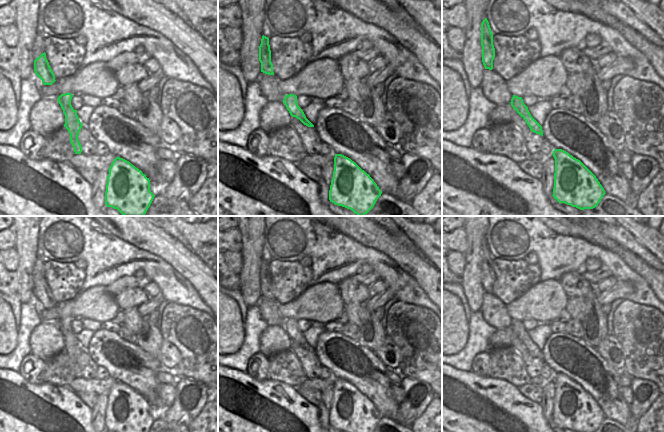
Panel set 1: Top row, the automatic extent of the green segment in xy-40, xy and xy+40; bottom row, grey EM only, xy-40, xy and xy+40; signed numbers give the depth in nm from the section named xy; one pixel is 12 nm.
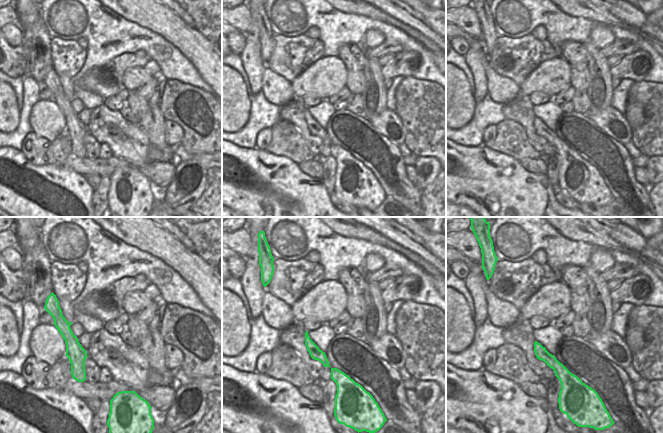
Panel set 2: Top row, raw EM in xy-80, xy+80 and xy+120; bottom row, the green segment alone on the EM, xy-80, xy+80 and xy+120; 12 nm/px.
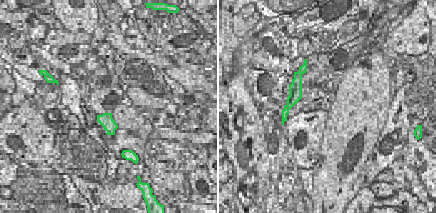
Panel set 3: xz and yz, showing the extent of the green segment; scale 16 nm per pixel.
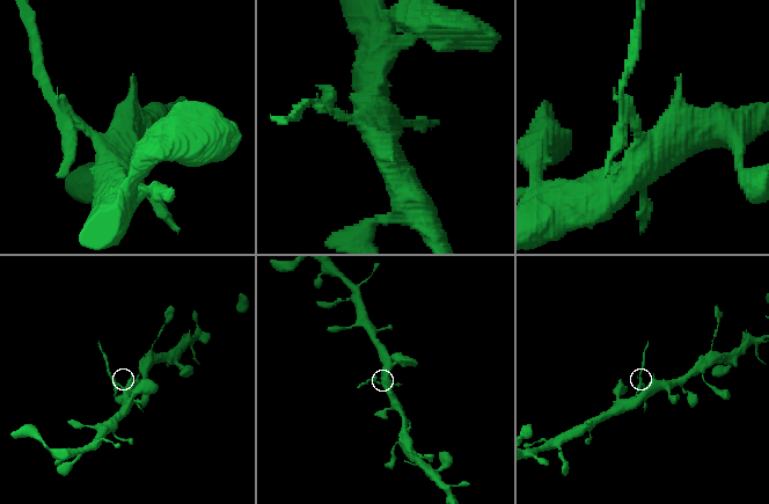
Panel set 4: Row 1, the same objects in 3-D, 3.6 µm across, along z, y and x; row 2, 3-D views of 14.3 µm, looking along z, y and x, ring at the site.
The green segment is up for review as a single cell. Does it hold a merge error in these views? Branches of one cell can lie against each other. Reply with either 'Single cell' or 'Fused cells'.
Fused cells

